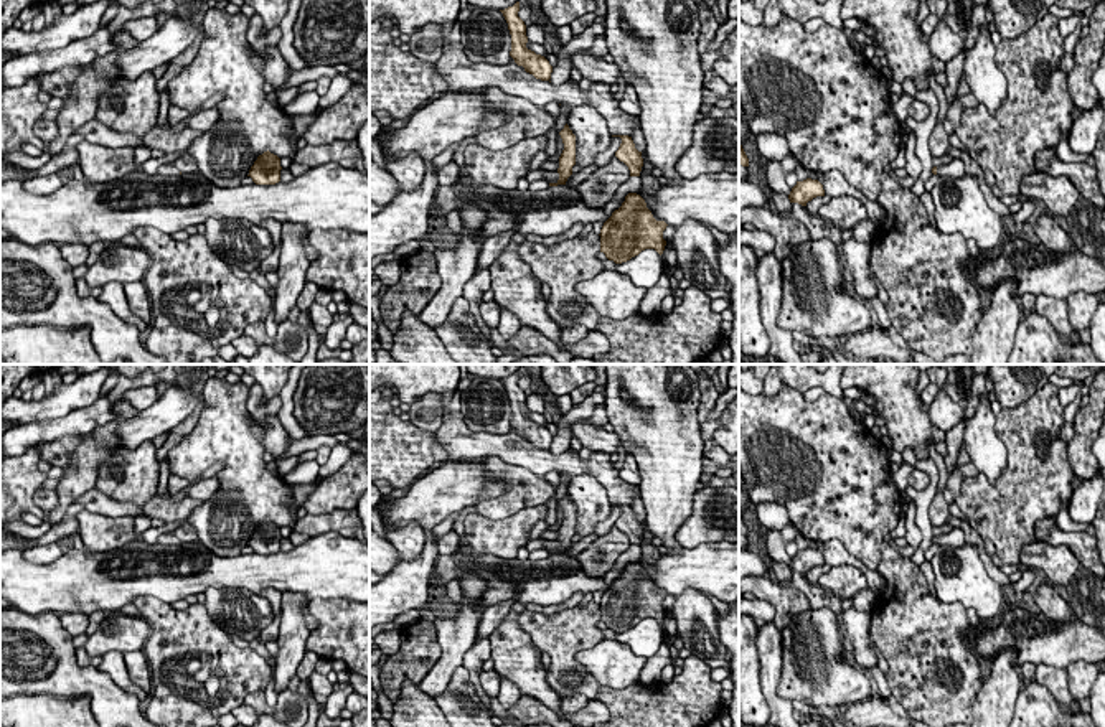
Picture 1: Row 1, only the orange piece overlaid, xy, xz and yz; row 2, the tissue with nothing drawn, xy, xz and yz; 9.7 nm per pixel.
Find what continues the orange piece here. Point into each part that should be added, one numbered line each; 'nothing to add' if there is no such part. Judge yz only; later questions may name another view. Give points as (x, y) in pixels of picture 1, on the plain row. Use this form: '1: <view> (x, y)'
1: yz (955, 538)

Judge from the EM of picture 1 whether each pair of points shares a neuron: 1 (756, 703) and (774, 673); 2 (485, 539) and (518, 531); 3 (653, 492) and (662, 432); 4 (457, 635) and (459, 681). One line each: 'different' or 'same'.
1: different
2: same
3: same
4: different

